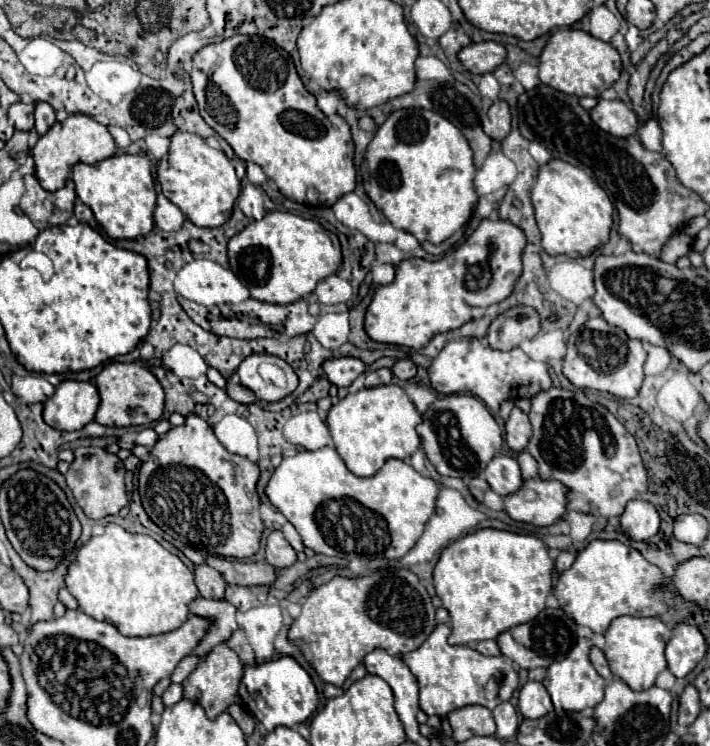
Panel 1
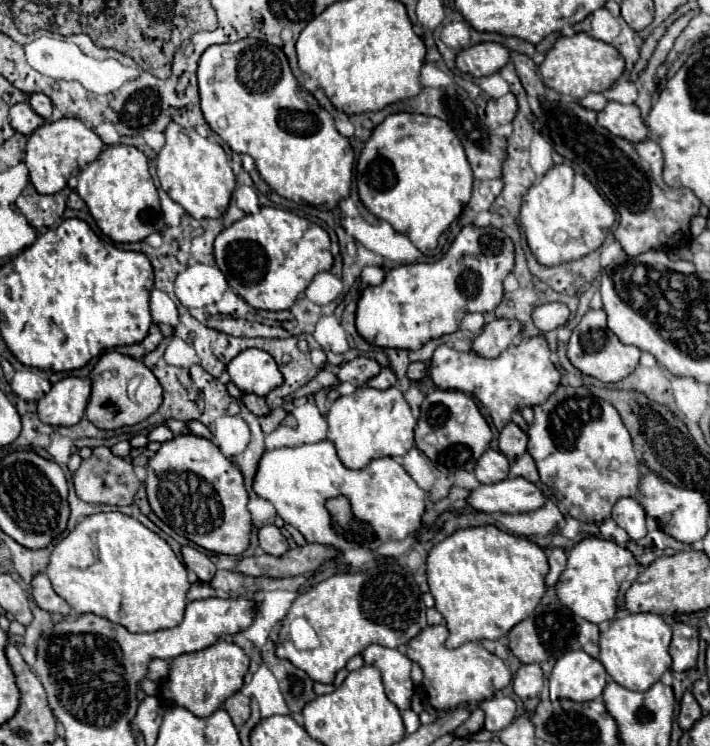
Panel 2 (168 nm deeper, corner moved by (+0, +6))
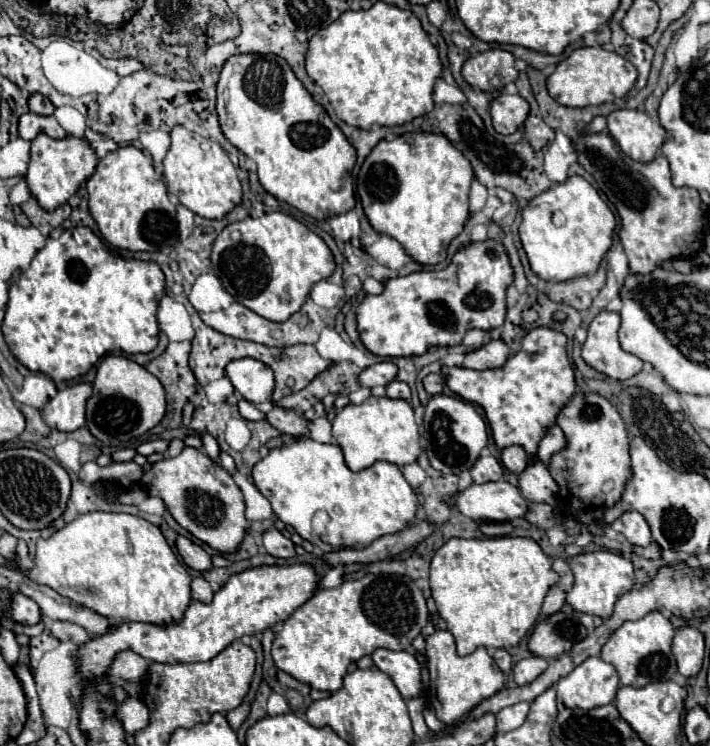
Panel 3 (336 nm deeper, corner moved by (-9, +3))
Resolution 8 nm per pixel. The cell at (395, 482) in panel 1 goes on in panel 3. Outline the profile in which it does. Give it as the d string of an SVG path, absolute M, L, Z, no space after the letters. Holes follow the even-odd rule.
M309 437L271 449L267 457L255 463L253 483L269 499L277 519L291 525L303 539L313 541L325 551L363 549L377 537L401 531L417 513L417 497L397 465L377 461L353 473L345 465L339 445L321 445ZM317 509L325 509L331 517L327 525L327 543L311 535L311 519Z

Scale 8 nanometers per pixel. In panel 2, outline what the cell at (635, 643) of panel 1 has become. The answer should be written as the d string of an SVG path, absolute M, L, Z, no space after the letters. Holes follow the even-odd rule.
M624 614L618 616L610 628L606 632L600 634L600 662L604 664L606 672L624 688L628 690L636 690L636 692L644 692L648 690L654 682L660 680L660 676L666 672L666 668L670 668L672 658L670 658L670 640L672 640L672 628L658 616L658 614Z

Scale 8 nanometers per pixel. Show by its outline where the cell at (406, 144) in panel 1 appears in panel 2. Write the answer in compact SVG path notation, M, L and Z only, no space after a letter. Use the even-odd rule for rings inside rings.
M396 112L378 124L360 152L356 184L364 206L406 234L418 250L434 250L442 232L462 214L472 192L472 168L454 130L436 116Z

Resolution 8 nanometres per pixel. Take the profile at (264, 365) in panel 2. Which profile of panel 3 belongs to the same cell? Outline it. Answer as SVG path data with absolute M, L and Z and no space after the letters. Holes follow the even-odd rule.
M245 357L231 361L225 367L225 377L233 383L233 389L251 403L263 403L273 393L273 371L257 359Z

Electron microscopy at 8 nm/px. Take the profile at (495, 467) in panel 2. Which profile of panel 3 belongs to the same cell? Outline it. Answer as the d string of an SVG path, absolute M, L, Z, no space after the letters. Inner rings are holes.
M483 455L471 467L471 477L473 477L473 483L499 481L503 477L503 467L493 455Z

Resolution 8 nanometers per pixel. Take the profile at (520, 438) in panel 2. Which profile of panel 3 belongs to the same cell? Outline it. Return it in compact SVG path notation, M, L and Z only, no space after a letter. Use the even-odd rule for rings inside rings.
M513 445L513 447L503 449L503 453L501 453L501 463L503 463L503 467L505 467L509 473L519 475L519 473L523 473L525 467L527 467L527 455L525 455L525 451L523 451L521 447Z

